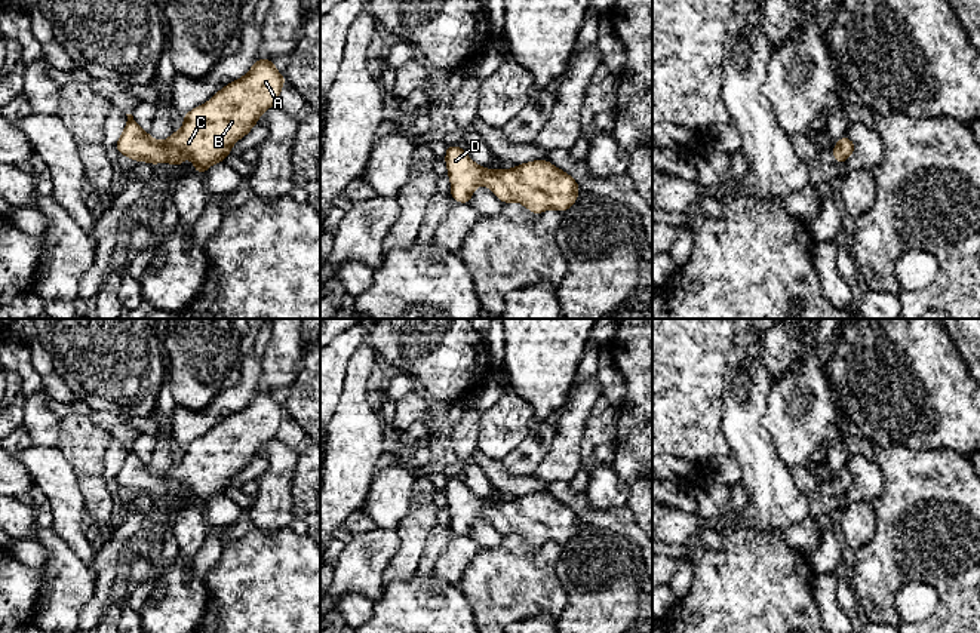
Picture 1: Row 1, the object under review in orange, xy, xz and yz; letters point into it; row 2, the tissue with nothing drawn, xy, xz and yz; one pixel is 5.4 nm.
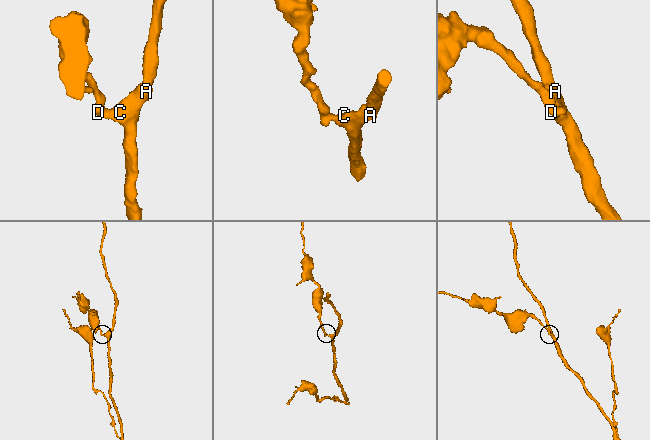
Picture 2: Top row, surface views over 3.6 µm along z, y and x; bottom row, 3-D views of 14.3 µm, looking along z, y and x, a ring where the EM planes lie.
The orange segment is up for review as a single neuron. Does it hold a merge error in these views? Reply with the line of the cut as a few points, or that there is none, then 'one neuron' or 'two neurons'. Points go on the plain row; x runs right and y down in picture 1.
no cut; one neuron

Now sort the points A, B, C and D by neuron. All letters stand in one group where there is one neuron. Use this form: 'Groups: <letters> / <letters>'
Groups: A B C D

